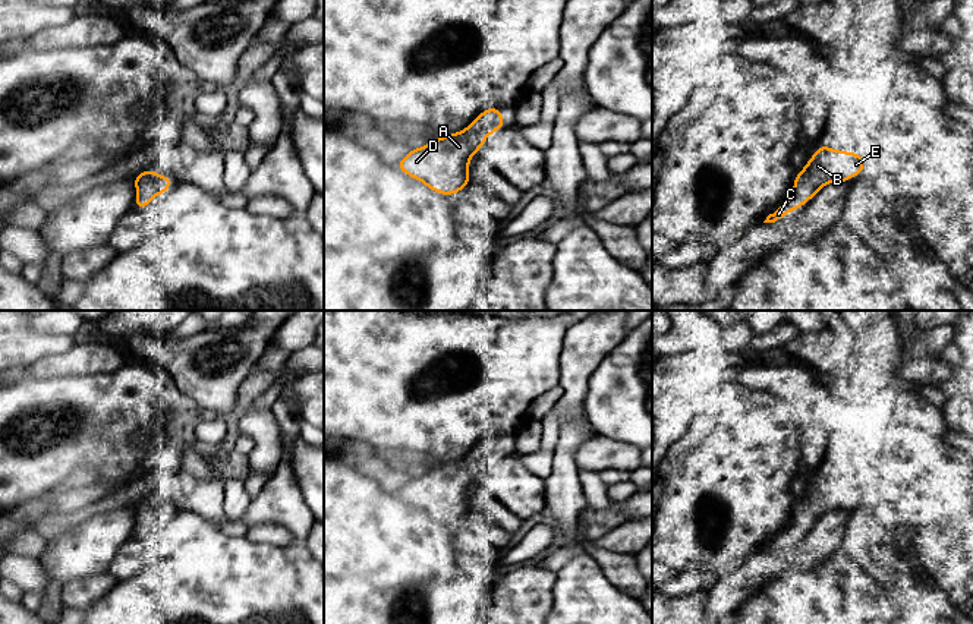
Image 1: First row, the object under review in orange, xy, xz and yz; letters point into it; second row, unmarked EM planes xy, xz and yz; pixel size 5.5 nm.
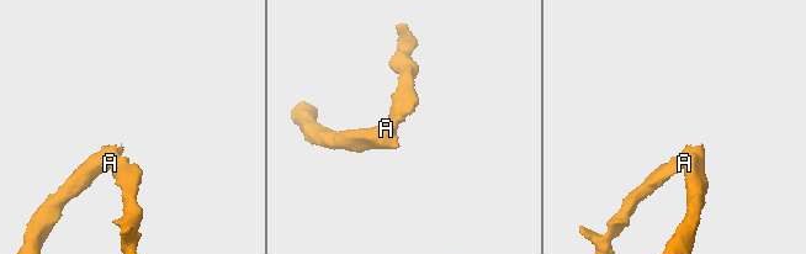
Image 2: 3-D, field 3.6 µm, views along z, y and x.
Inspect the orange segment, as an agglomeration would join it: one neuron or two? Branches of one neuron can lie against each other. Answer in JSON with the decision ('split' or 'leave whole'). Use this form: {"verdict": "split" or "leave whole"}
{"verdict": "leave whole"}

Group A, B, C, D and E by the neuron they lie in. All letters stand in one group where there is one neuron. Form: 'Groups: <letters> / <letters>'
Groups: A B C D E

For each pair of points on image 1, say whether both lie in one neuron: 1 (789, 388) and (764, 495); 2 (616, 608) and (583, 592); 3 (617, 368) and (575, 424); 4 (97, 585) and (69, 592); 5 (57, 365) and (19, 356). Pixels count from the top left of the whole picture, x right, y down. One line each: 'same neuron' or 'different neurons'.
1: different neurons
2: same neuron
3: different neurons
4: same neuron
5: different neurons

